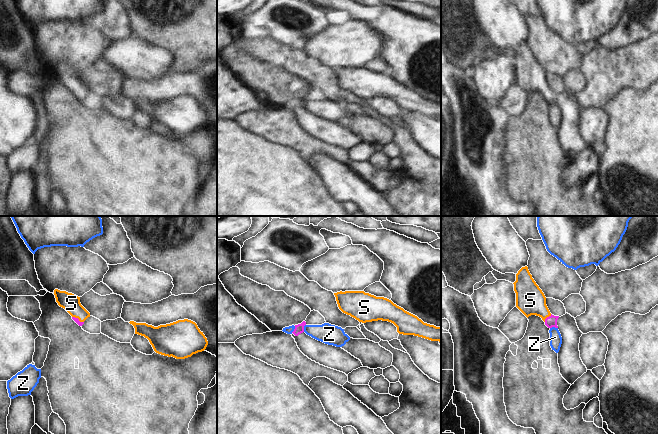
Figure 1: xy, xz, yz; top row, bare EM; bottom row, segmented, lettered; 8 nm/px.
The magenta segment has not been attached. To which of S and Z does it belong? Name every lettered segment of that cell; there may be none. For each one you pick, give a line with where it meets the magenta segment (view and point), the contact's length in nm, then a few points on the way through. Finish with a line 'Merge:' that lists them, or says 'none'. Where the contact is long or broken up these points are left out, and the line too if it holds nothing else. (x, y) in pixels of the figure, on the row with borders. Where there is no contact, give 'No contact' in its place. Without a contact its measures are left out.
S: Touches magenta at yz (547, 317). Shared border 90 nm. Path across: yz (551, 321), (547, 317), (530, 300)
Merge: S

